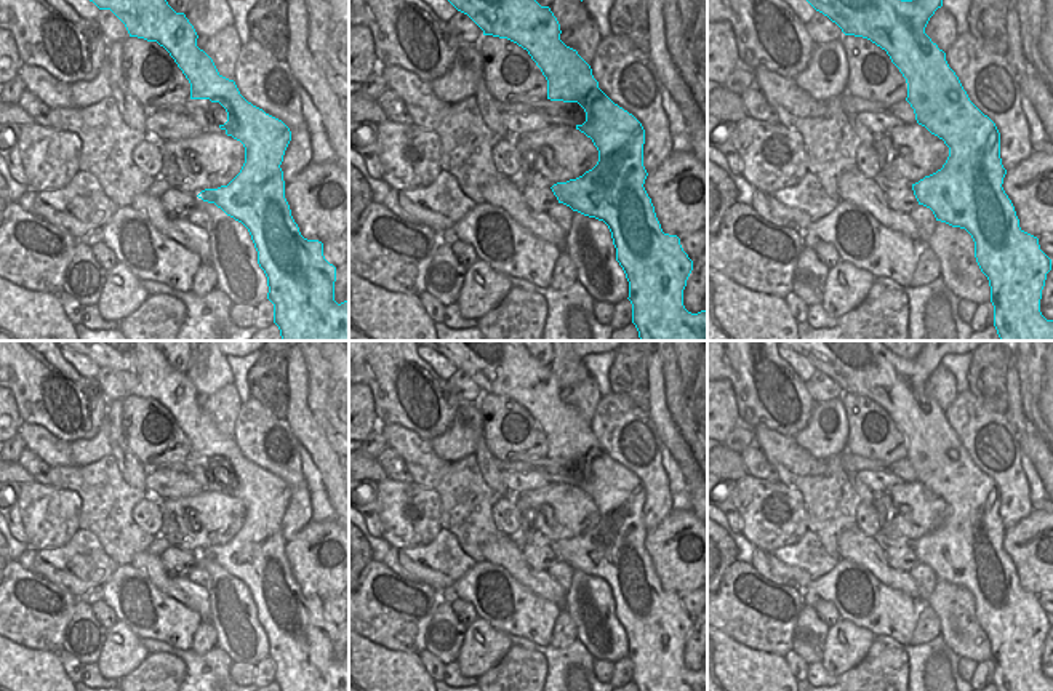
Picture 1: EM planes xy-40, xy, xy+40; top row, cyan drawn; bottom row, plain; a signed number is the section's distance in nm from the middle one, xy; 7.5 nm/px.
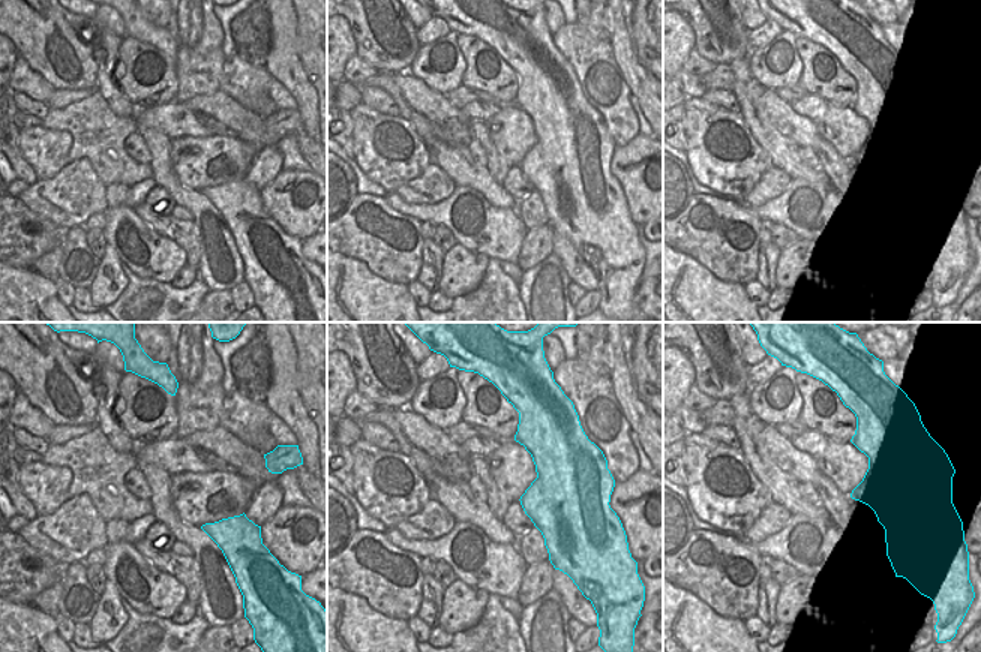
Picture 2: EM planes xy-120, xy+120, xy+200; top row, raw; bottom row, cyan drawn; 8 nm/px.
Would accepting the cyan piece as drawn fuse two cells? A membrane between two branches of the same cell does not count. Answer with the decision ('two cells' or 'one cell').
one cell

